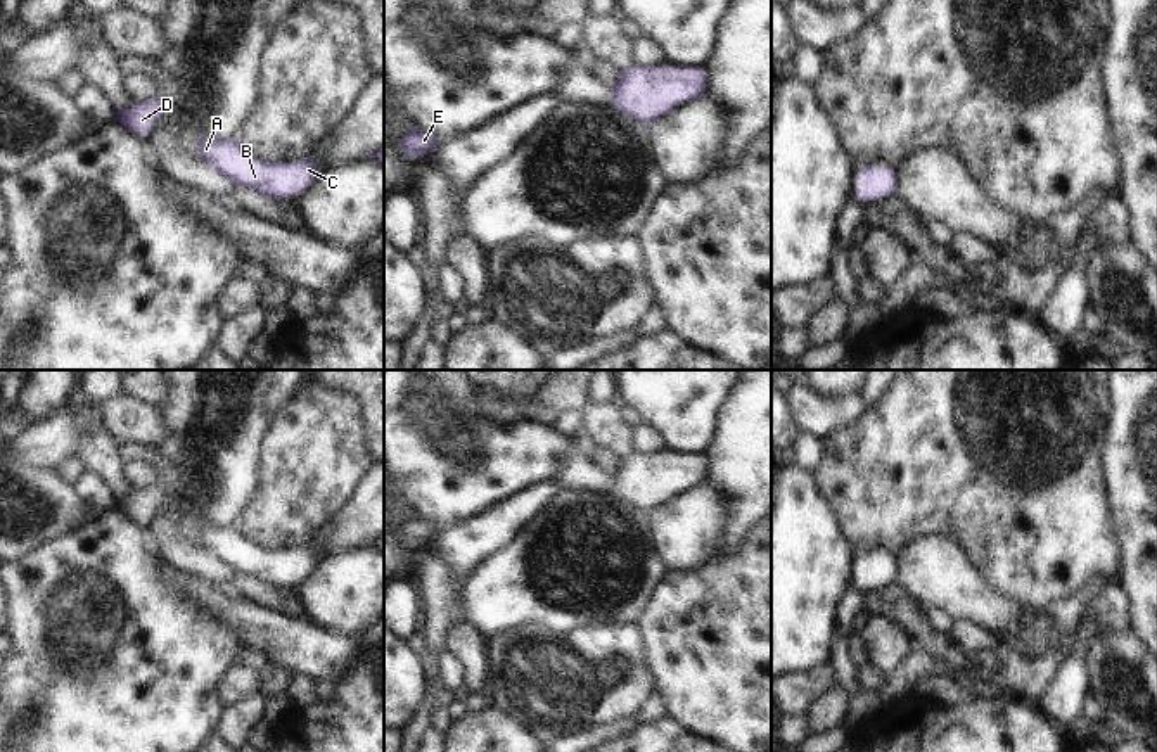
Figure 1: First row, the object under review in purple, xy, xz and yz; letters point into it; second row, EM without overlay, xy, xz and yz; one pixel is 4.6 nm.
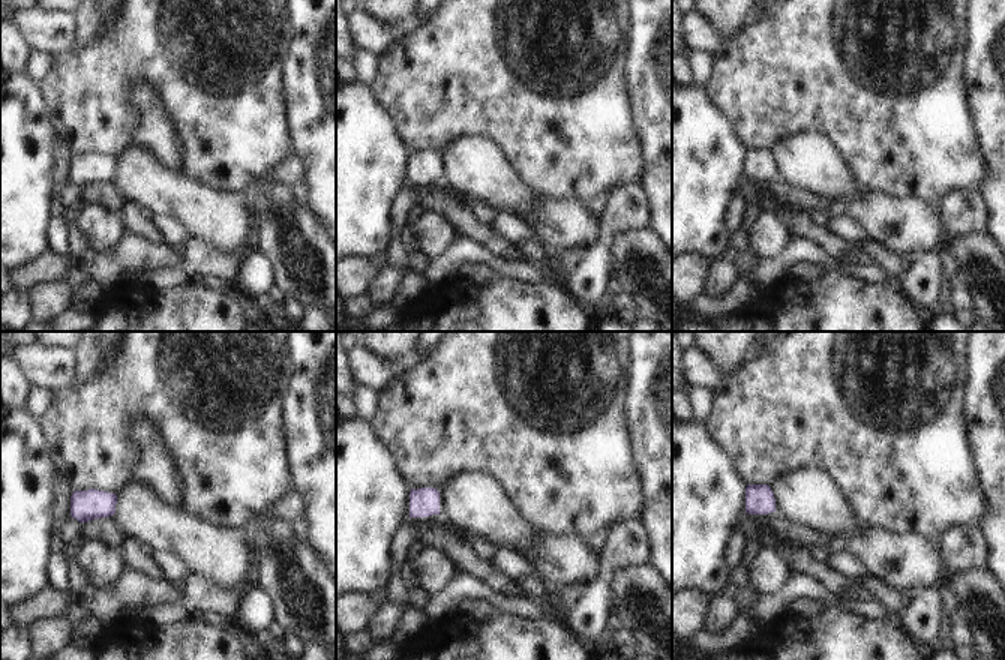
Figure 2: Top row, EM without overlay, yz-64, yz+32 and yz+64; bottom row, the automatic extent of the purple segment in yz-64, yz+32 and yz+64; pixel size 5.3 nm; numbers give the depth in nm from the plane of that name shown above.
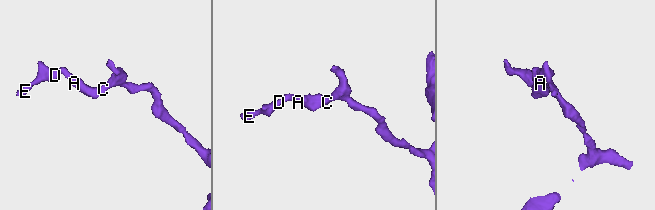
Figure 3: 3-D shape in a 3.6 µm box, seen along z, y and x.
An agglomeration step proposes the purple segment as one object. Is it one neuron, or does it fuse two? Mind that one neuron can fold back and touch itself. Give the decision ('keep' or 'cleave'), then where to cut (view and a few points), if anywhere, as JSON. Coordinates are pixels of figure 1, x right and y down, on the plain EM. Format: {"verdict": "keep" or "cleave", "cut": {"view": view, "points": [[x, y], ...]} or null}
{"verdict": "keep", "cut": null}

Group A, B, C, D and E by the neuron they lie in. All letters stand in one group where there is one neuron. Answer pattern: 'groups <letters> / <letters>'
groups A B C D E

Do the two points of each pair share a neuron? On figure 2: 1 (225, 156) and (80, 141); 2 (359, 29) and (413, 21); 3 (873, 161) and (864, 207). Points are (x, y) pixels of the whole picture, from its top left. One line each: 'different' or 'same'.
1: same
2: same
3: different

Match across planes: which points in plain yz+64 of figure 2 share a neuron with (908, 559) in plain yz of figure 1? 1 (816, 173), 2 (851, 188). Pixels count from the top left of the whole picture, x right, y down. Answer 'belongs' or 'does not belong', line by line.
1: belongs
2: belongs

